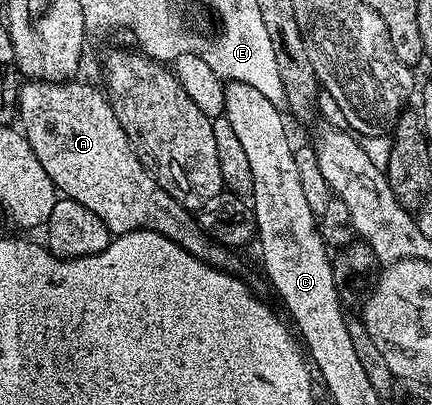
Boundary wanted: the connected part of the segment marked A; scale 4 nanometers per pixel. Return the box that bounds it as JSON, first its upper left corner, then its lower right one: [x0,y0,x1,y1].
[18,79,238,269]

